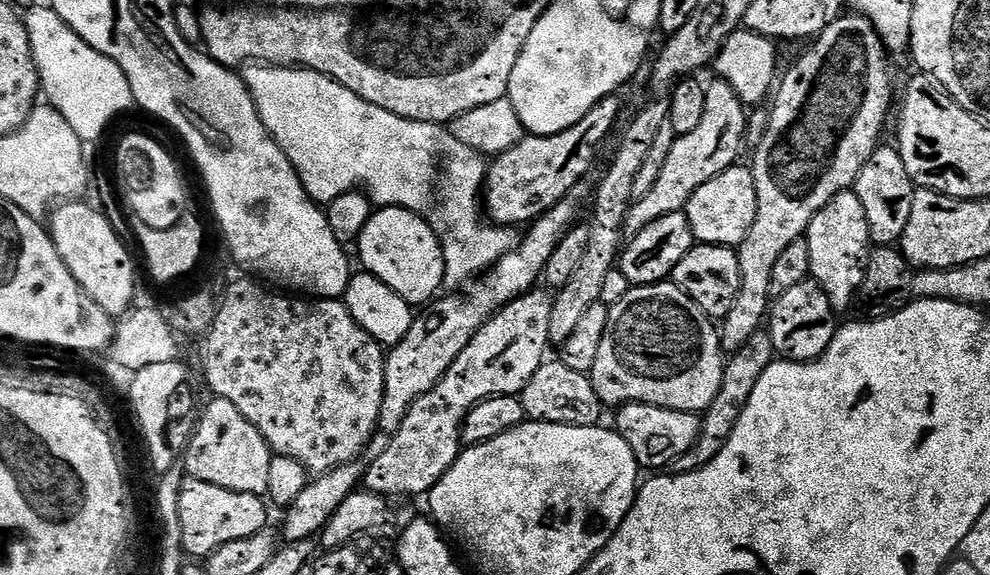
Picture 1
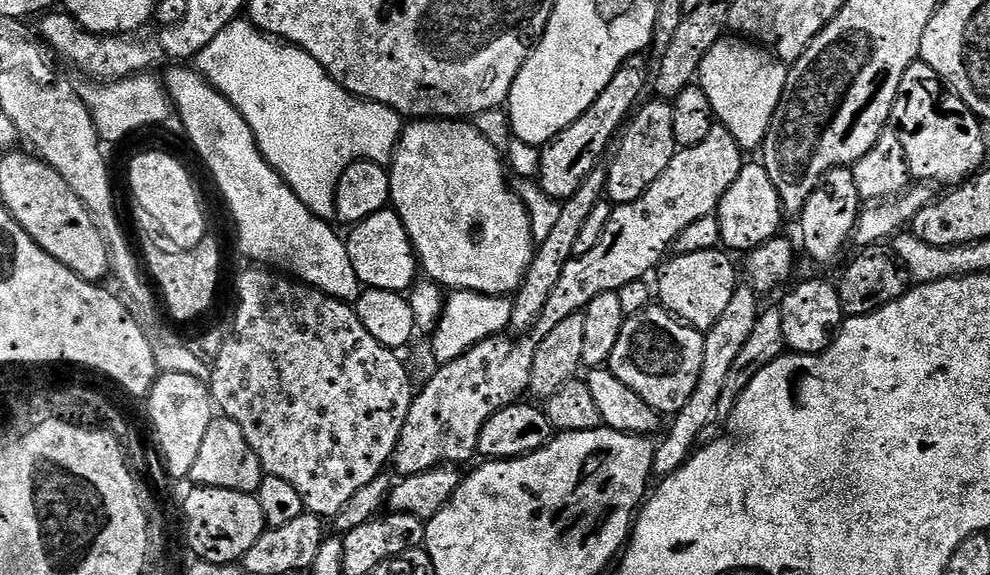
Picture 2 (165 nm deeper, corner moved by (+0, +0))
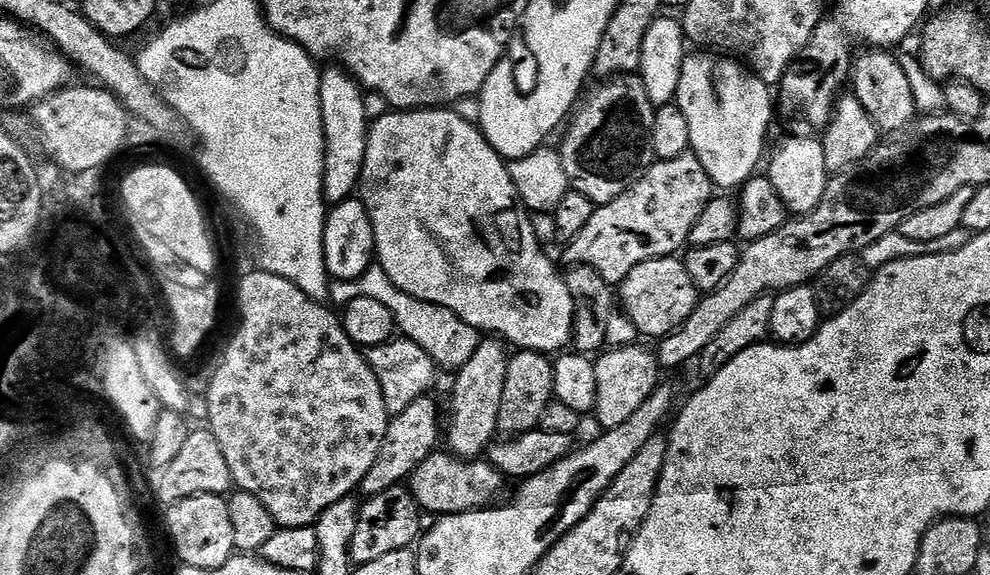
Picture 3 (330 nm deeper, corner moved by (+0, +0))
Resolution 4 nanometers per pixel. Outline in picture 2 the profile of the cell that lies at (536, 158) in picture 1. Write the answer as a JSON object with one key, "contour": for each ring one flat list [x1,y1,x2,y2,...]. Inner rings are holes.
{"contour":[[643,55,631,56,626,63,610,78,610,86,598,94,598,98,586,110,586,114,578,117,566,130,543,145,540,153,540,171,538,183,542,191,552,200,563,202,571,198,574,190,582,186,582,182,601,163,600,155,609,151,614,137,621,131,622,125,629,119,634,106,641,103,640,95,644,87,650,84,650,64,644,61]]}

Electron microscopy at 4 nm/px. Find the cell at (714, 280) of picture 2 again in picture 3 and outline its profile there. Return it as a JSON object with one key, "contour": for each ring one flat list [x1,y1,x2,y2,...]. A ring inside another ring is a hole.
{"contour":[[675,255,659,256,650,262,634,266,634,270,630,270,630,274,626,274,626,278,618,285,619,307,644,338,669,336,684,325,690,314,694,314,697,303,698,293,694,282,686,270,683,259]]}

